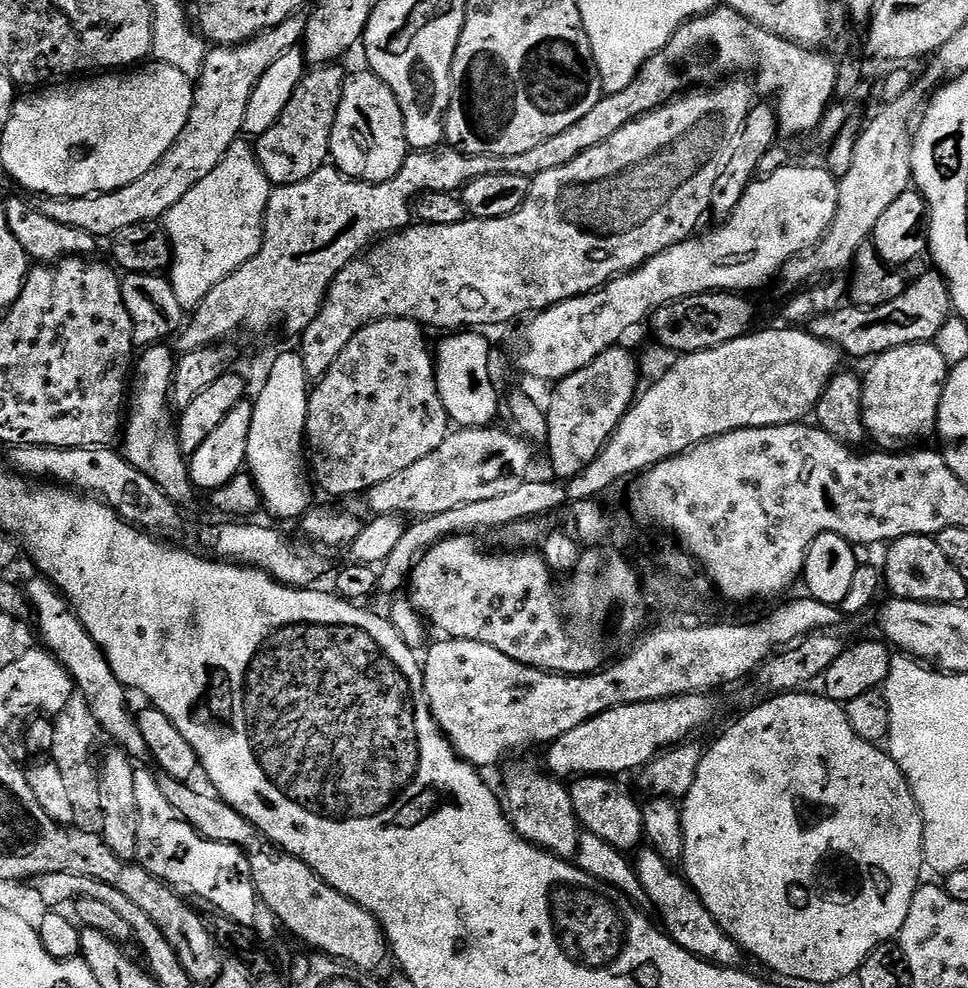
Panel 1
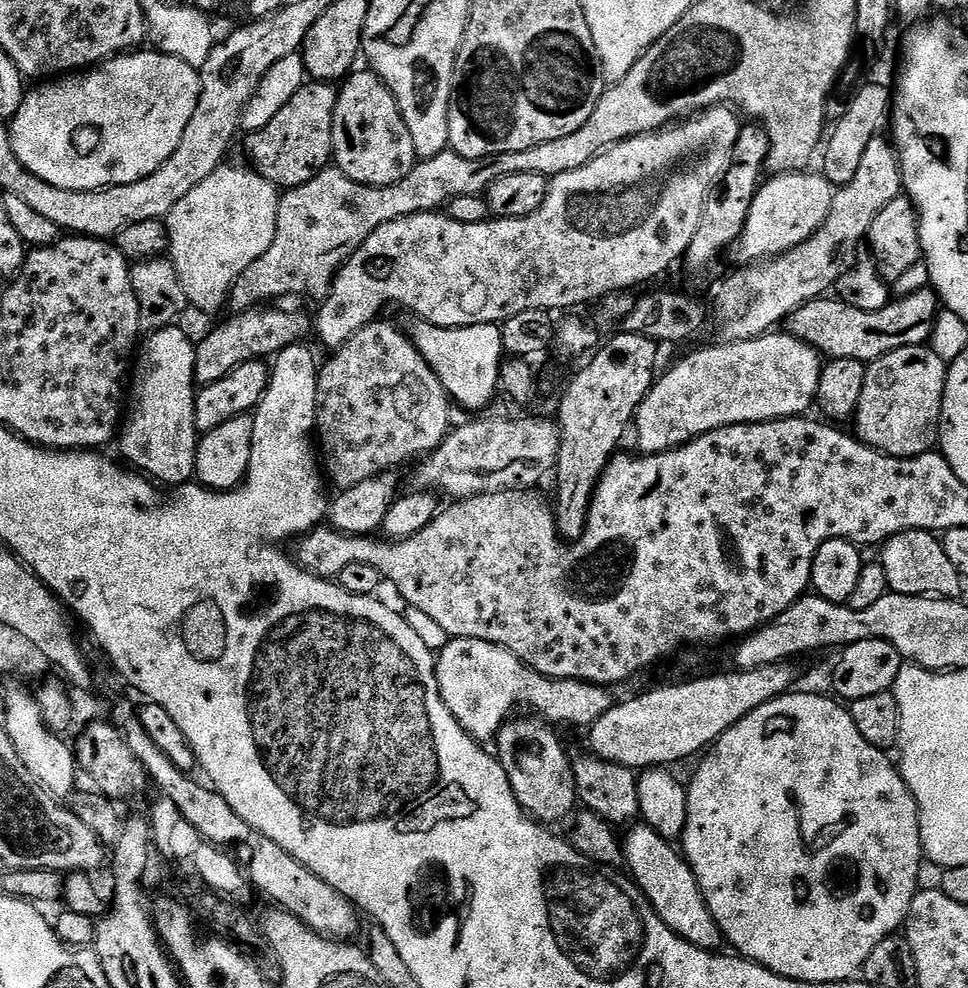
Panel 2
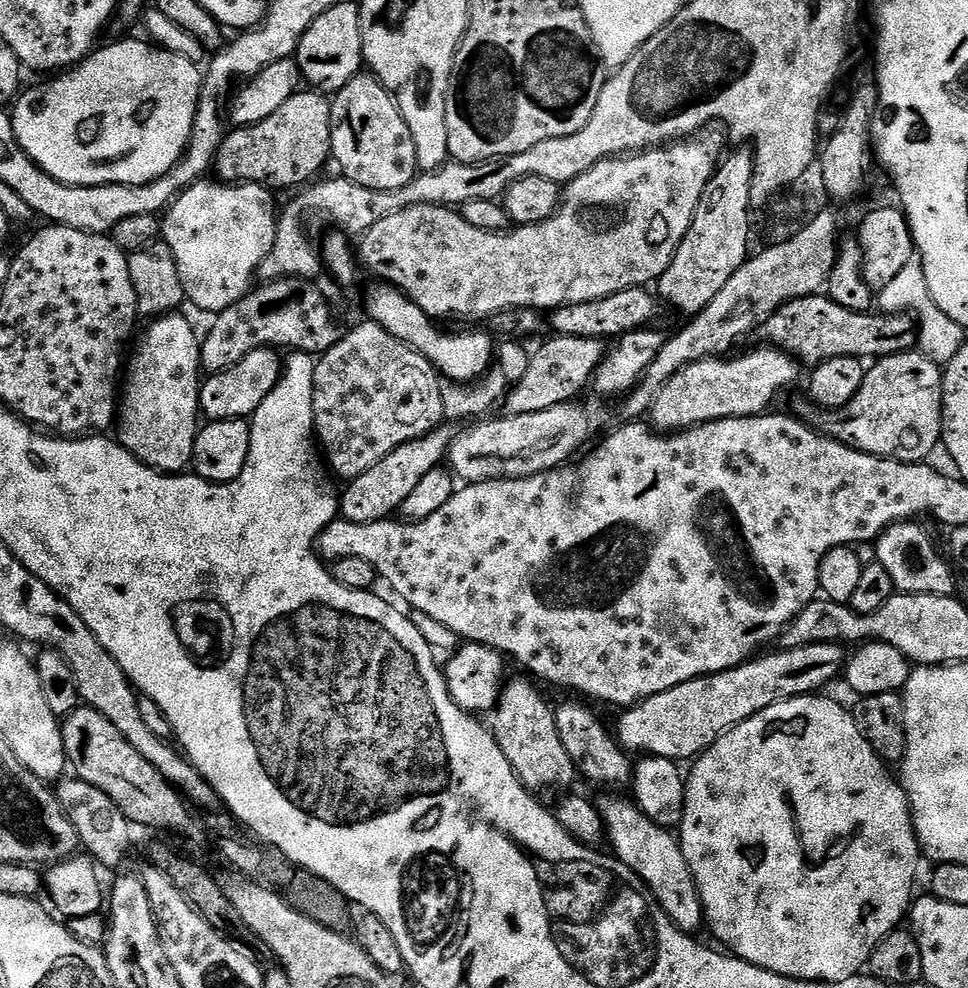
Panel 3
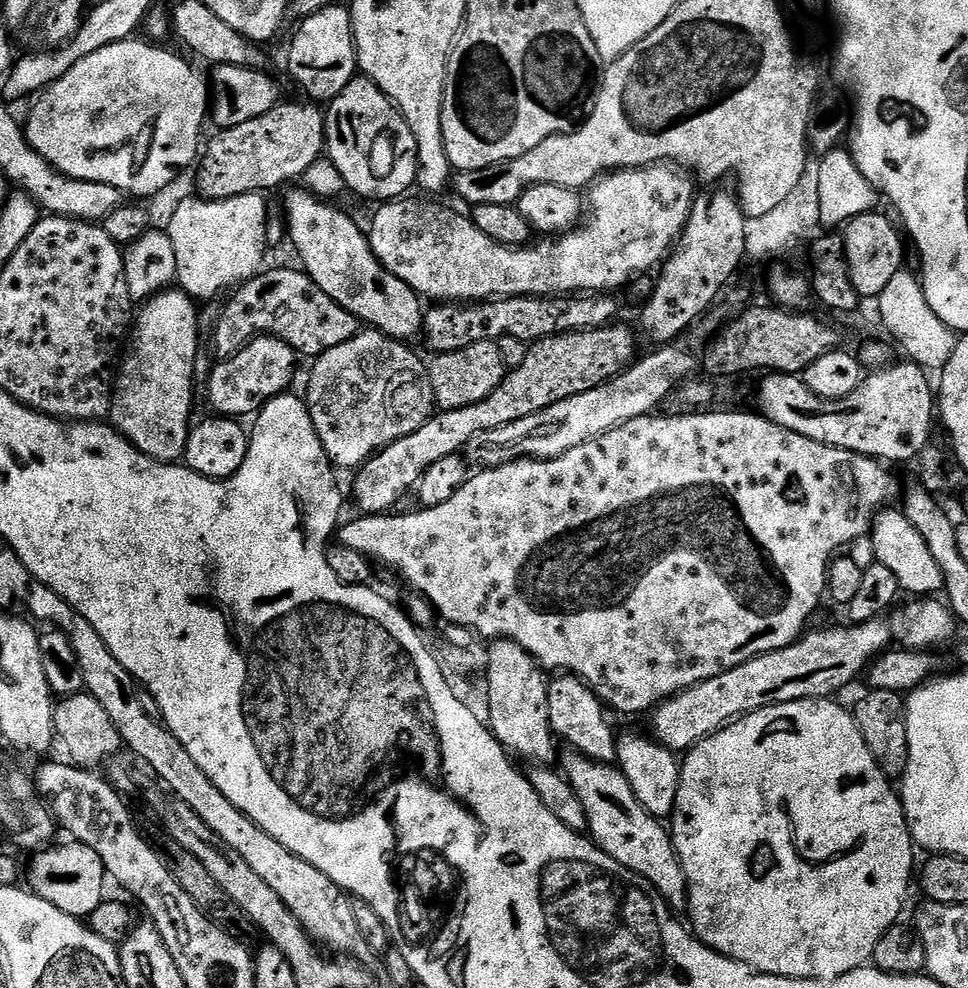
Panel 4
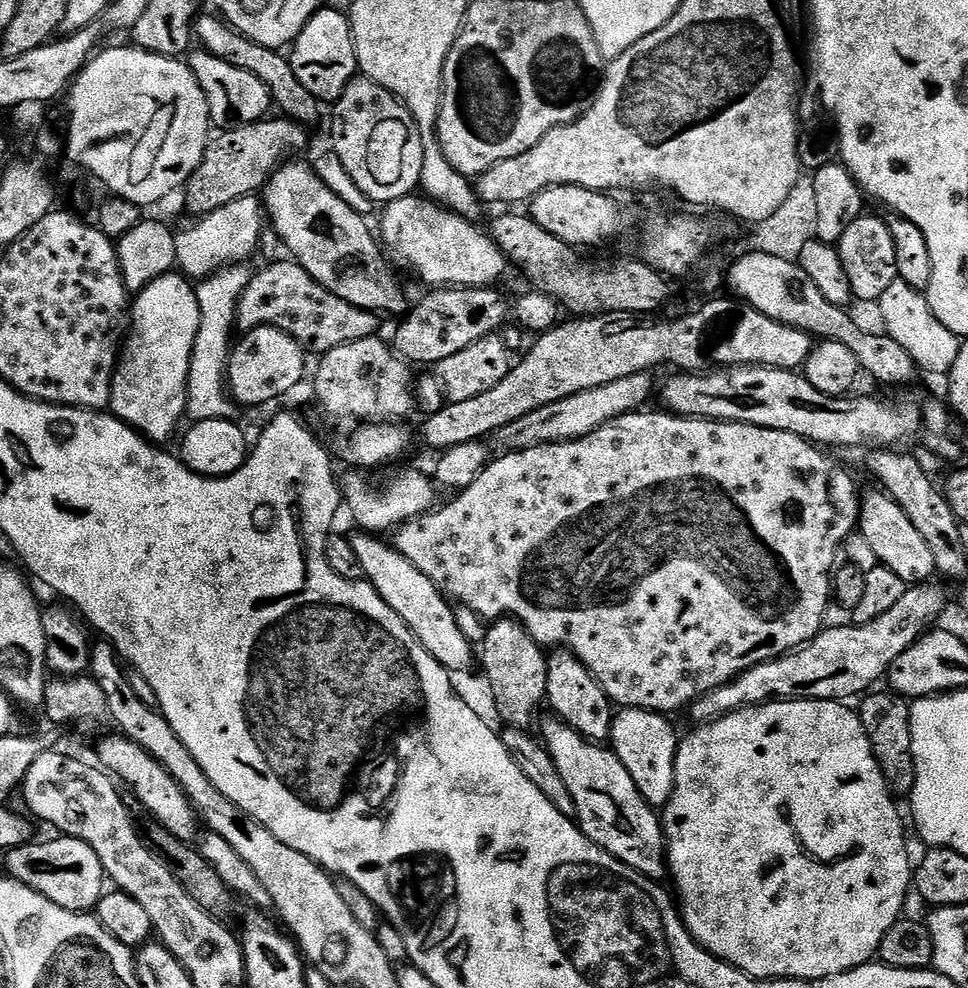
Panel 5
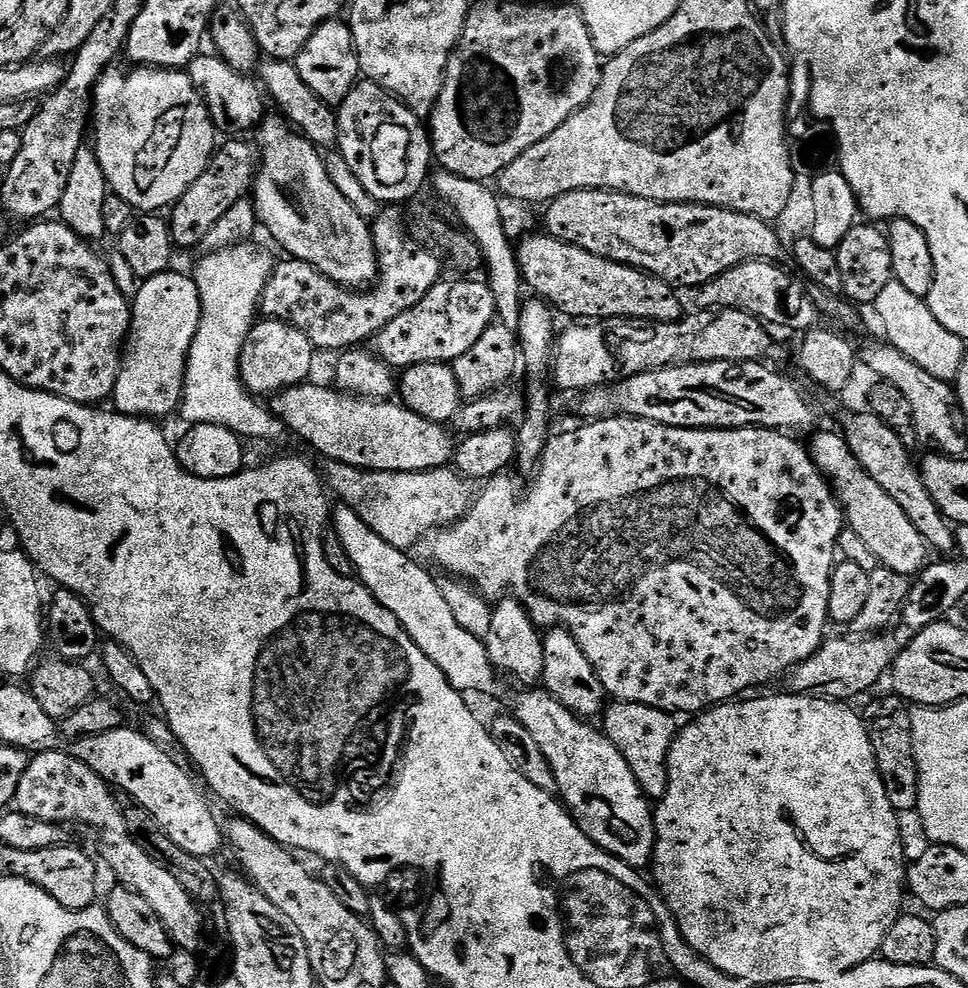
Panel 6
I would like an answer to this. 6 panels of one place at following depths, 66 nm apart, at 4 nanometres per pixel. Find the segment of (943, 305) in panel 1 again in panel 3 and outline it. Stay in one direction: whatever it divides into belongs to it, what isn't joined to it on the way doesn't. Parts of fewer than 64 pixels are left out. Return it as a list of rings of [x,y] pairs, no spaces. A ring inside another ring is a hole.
[[[827,294],[803,296],[784,304],[759,325],[765,345],[779,348],[801,365],[815,366],[830,358],[854,356],[879,358],[893,356],[917,347],[916,321],[911,315],[889,316],[868,312],[855,312],[831,300]]]

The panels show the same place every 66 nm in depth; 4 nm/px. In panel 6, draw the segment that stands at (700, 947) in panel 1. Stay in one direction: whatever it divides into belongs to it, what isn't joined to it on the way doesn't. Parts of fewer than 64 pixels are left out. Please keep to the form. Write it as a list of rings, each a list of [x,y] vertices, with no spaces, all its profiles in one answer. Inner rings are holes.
[[[528,686],[516,696],[514,715],[526,730],[530,730],[534,742],[538,742],[538,750],[550,762],[550,770],[554,770],[554,782],[558,782],[558,796],[565,808],[571,812],[576,824],[591,840],[611,856],[637,870],[651,865],[656,851],[656,822],[654,808],[642,786],[638,786],[638,778],[634,778],[634,770],[630,770],[630,762],[618,754],[618,746],[610,742],[610,738],[595,723],[576,716],[558,698],[551,696],[540,686]]]

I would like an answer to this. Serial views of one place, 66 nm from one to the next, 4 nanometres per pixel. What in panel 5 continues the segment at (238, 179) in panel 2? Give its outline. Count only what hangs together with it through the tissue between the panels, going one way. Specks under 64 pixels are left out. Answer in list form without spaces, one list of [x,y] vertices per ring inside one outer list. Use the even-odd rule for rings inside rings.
[[[256,196],[238,198],[230,206],[222,206],[199,217],[189,228],[176,232],[176,263],[188,280],[199,282],[213,276],[221,268],[248,262],[260,244],[260,231],[266,228],[266,216]]]

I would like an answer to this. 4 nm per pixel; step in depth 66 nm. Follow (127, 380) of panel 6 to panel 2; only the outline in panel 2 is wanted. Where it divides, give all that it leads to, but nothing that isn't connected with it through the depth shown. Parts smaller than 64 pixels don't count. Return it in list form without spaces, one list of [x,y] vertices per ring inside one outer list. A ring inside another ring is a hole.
[[[180,326],[160,328],[151,333],[139,345],[134,356],[134,371],[130,376],[130,399],[122,416],[118,429],[120,452],[129,460],[133,469],[139,470],[145,477],[153,481],[161,480],[164,484],[179,486],[193,479],[196,467],[196,446],[198,433],[196,430],[196,344]]]

